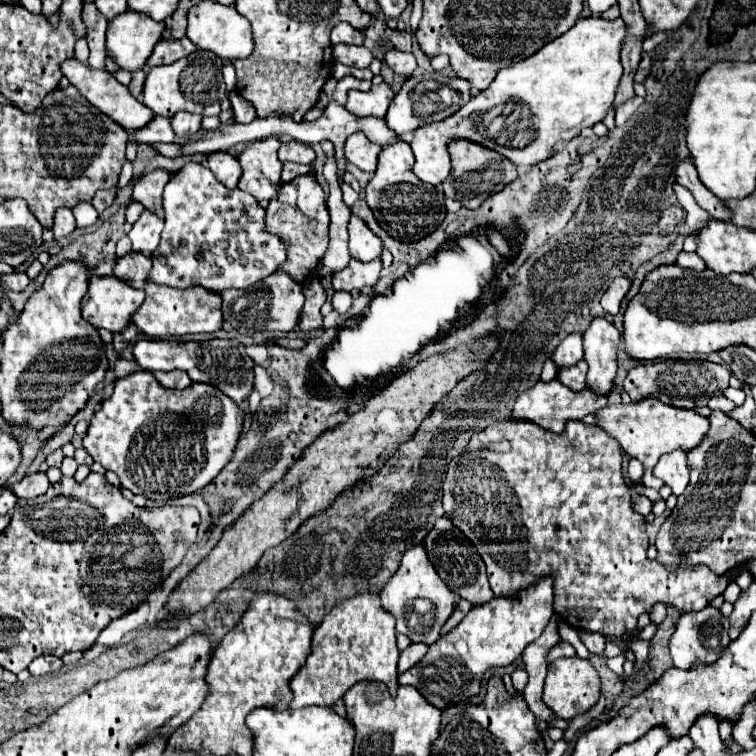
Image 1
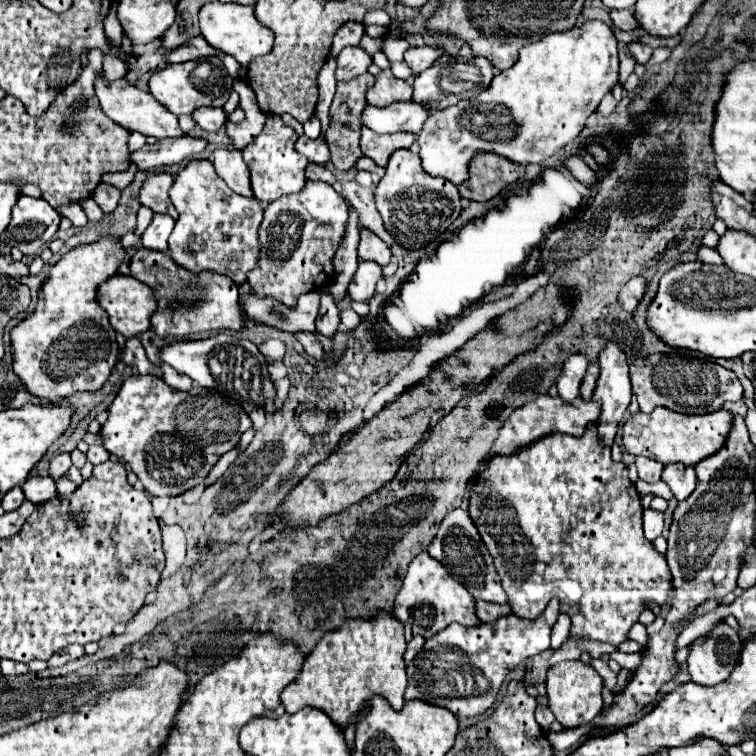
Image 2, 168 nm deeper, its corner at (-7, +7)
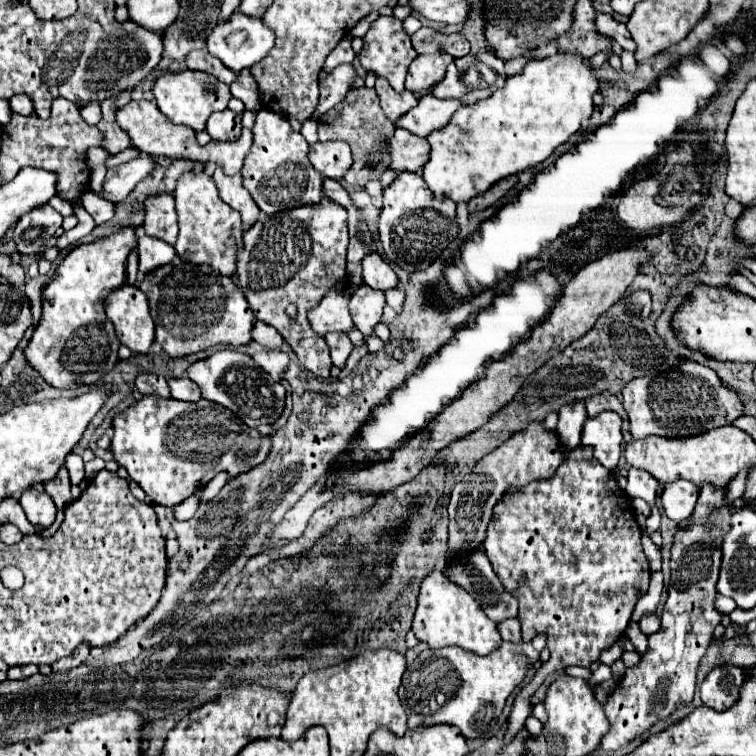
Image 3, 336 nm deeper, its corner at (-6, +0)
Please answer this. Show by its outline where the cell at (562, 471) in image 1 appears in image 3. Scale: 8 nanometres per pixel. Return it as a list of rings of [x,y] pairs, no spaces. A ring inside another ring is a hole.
[[[589,447],[571,451],[547,483],[529,483],[519,495],[503,499],[495,507],[495,519],[491,519],[483,547],[503,587],[519,601],[523,641],[531,641],[539,633],[547,635],[551,659],[537,671],[543,679],[569,665],[589,667],[603,649],[619,641],[631,621],[637,599],[647,593],[651,579],[635,509],[619,489],[613,473],[595,463]]]

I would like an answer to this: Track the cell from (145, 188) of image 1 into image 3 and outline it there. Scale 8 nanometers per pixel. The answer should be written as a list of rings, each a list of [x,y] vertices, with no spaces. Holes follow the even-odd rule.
[[[163,193],[147,199],[145,207],[145,223],[143,229],[147,235],[161,239],[169,245],[175,245],[177,239],[177,213],[173,195]]]

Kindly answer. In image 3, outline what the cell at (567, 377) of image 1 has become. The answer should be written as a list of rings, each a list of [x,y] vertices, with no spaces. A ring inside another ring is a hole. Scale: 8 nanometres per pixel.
[[[599,393],[599,395],[595,395],[595,397],[591,397],[591,399],[585,401],[585,409],[587,409],[589,417],[595,417],[603,409],[619,413],[619,417],[623,419],[623,443],[629,443],[629,437],[627,437],[629,431],[625,429],[625,423],[629,423],[629,419],[627,419],[627,413],[625,413],[621,401],[615,395],[611,395],[611,393]]]

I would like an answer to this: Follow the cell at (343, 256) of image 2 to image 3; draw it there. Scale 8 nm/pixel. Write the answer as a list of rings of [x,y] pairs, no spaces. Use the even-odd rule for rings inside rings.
[[[331,291],[331,295],[323,297],[319,307],[315,311],[311,311],[311,315],[309,315],[311,327],[319,335],[325,335],[329,331],[349,333],[353,329],[351,313],[347,307],[349,299],[351,299],[351,295],[347,291]]]

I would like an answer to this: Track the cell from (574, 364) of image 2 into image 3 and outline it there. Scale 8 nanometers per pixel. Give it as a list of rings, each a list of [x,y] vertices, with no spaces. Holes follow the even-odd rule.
[[[577,401],[577,403],[561,407],[559,423],[557,423],[555,433],[559,437],[559,445],[563,447],[563,455],[567,455],[575,447],[579,447],[581,429],[583,429],[585,419],[587,419],[587,411],[583,407],[583,401]]]

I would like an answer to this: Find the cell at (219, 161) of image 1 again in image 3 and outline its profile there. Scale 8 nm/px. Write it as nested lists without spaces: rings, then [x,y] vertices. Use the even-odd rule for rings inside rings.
[[[215,169],[213,173],[213,181],[219,189],[219,197],[223,203],[227,203],[231,209],[241,213],[241,221],[243,221],[243,229],[249,229],[257,217],[259,217],[259,207],[255,207],[255,201],[251,199],[249,191],[243,187],[243,179],[241,175],[225,175],[223,169]]]

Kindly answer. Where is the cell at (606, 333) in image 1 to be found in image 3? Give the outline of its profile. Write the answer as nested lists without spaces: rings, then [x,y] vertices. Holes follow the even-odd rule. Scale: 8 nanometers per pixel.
[[[603,411],[595,419],[587,419],[581,435],[581,445],[591,447],[595,459],[603,467],[617,467],[621,455],[621,441],[621,417],[615,411]]]

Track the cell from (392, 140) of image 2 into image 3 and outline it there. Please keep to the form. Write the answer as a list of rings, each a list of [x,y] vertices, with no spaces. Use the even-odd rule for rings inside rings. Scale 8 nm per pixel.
[[[401,127],[395,129],[393,137],[387,141],[387,147],[391,155],[391,169],[395,169],[397,173],[399,171],[417,173],[427,163],[431,151],[427,139],[417,137]]]

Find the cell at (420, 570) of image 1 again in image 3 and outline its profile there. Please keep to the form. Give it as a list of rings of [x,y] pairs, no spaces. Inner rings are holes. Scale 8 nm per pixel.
[[[433,571],[421,583],[419,605],[413,619],[413,633],[417,635],[419,641],[429,643],[431,649],[457,645],[477,655],[489,655],[501,645],[497,623],[491,623],[491,619],[483,615],[483,609],[479,607],[479,603],[471,599],[471,595],[467,595],[467,591],[463,591],[459,585],[449,581],[441,571]]]

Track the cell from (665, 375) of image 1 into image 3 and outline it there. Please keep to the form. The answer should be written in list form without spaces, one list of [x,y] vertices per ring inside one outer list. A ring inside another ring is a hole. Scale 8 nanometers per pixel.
[[[689,361],[667,373],[645,375],[627,383],[621,393],[623,407],[629,415],[631,437],[645,439],[651,435],[659,437],[693,437],[707,433],[715,427],[731,425],[743,415],[743,405],[735,399],[735,391],[727,389],[717,373],[709,367]]]

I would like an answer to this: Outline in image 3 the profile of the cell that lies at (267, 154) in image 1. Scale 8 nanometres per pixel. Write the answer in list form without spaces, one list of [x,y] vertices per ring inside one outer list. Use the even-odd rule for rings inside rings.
[[[261,109],[253,127],[253,147],[241,169],[243,187],[251,193],[257,207],[273,215],[277,211],[289,211],[303,205],[317,205],[323,199],[323,175],[319,175],[309,163],[309,143],[305,137],[291,129],[283,115]]]

